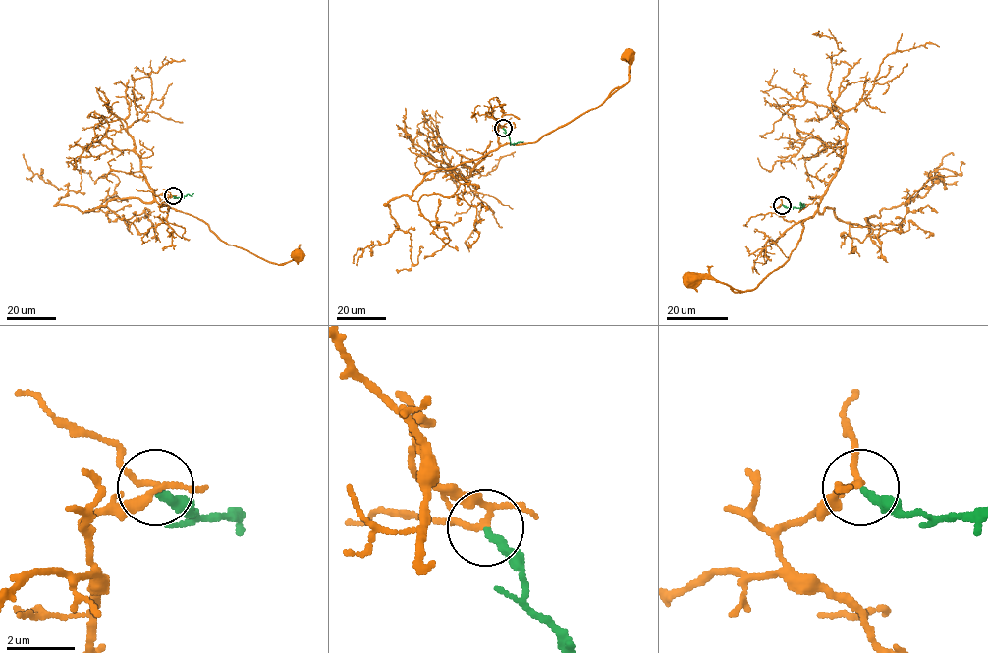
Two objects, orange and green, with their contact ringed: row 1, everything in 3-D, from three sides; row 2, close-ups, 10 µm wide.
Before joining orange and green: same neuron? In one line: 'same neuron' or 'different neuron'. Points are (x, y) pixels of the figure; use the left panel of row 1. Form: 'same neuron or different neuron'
different neuron

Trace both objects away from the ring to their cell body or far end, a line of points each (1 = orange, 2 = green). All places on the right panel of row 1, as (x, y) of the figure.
1: (782, 205), (775, 209), (785, 220), (804, 220), (801, 238), (778, 269), (744, 291), (715, 280), (695, 279)
2: (782, 205), (802, 207), (799, 202)

